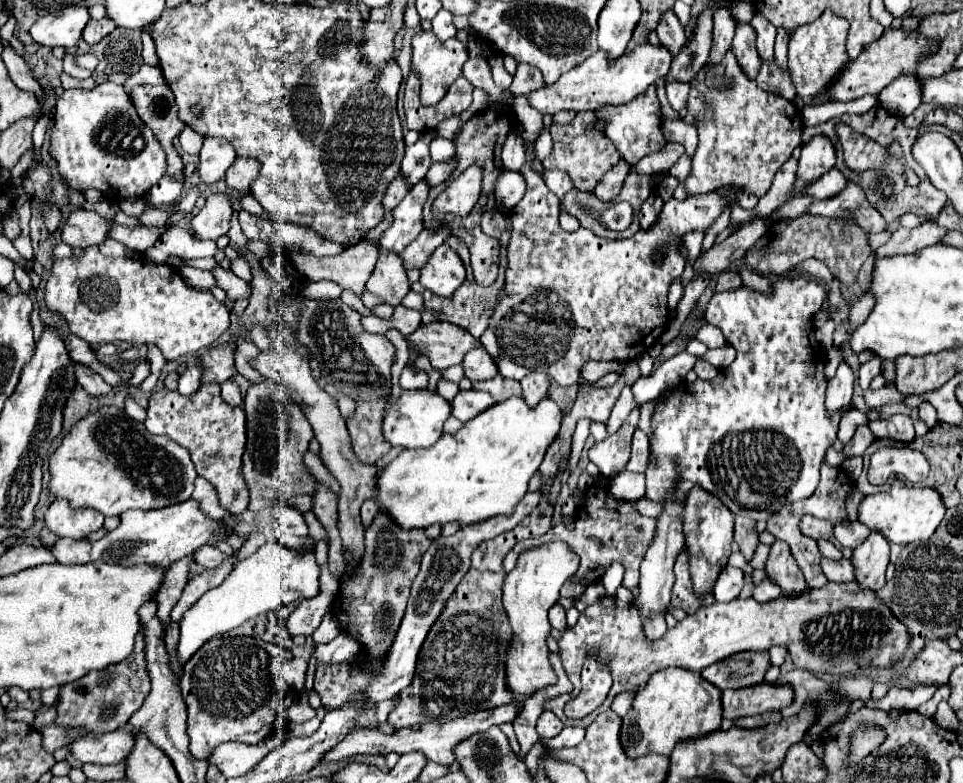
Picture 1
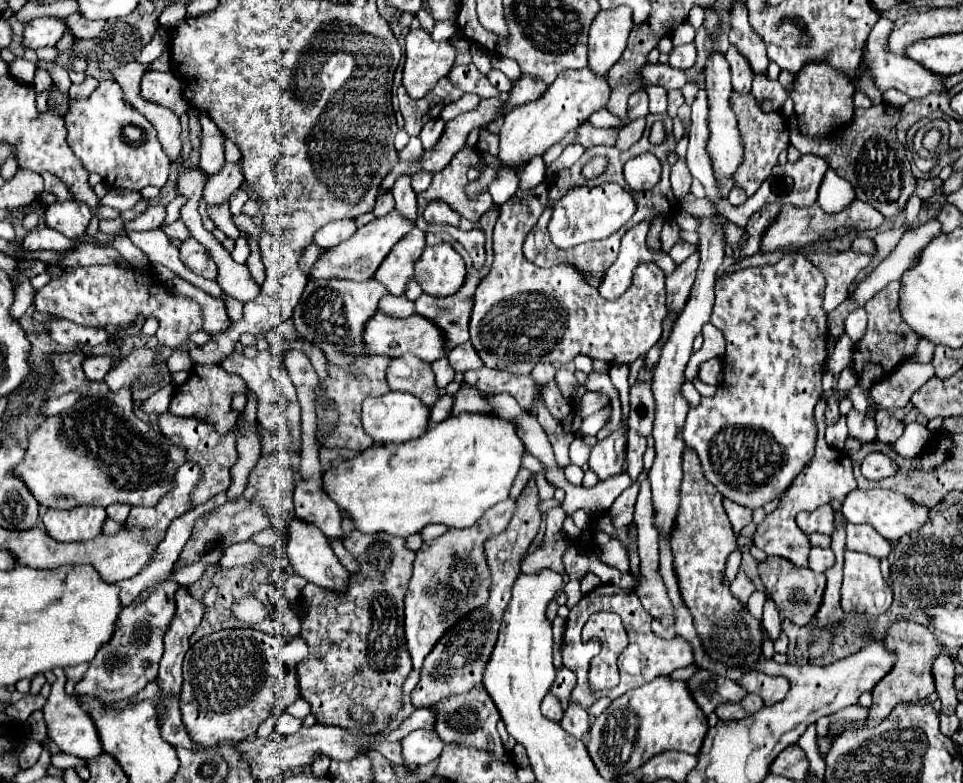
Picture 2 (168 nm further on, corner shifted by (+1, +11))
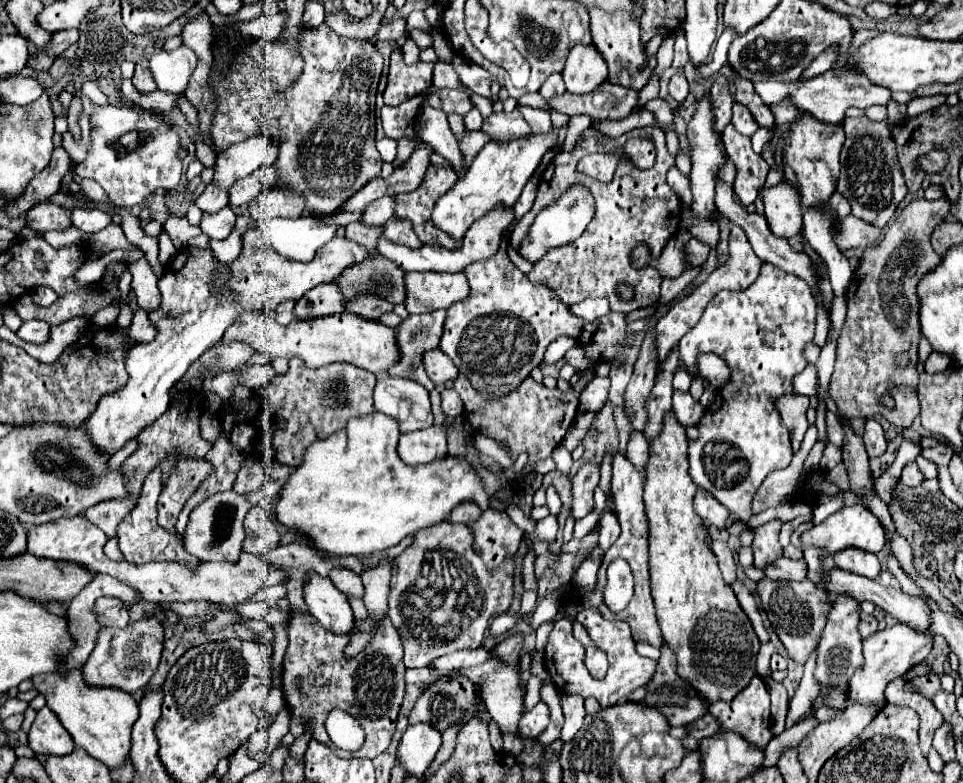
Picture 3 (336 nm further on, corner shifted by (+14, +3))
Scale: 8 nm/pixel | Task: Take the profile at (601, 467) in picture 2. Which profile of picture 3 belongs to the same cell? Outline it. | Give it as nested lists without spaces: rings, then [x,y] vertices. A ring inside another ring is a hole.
[[[584,462],[580,464],[576,476],[572,478],[572,514],[574,518],[584,518],[594,508],[594,488],[600,482],[600,464],[596,462]]]

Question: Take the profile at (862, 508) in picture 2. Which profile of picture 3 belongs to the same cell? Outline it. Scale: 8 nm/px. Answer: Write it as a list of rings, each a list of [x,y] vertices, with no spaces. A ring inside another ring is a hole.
[[[856,504],[856,506],[844,506],[836,514],[828,516],[822,524],[812,526],[802,536],[802,540],[806,544],[812,544],[812,546],[824,546],[824,548],[828,548],[830,554],[834,554],[834,552],[838,552],[840,548],[846,548],[846,546],[854,546],[854,548],[878,554],[886,546],[888,534],[884,530],[884,526],[880,524],[880,520],[870,512],[870,508],[866,508],[864,504]]]

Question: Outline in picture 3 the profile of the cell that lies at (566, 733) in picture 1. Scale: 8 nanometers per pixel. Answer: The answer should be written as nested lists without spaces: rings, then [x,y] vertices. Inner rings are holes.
[[[562,694],[562,710],[566,718],[562,726],[562,742],[568,742],[580,730],[580,724],[586,716],[584,698],[580,694]]]

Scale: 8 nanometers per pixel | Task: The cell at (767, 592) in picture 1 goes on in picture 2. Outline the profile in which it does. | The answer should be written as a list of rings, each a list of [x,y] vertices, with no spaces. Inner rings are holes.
[[[767,600],[765,602],[765,610],[763,610],[763,628],[769,636],[769,640],[777,640],[779,634],[781,634],[781,618],[779,618],[779,612],[777,612],[777,606],[773,600]]]

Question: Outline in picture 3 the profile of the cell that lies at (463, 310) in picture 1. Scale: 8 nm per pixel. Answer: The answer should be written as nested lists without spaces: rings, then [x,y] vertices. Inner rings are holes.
[[[434,310],[428,314],[410,314],[398,328],[396,340],[400,344],[400,364],[392,366],[388,374],[416,380],[426,390],[434,388],[434,382],[428,378],[422,362],[422,354],[426,350],[434,350],[440,346],[440,338],[444,334],[446,310]]]

